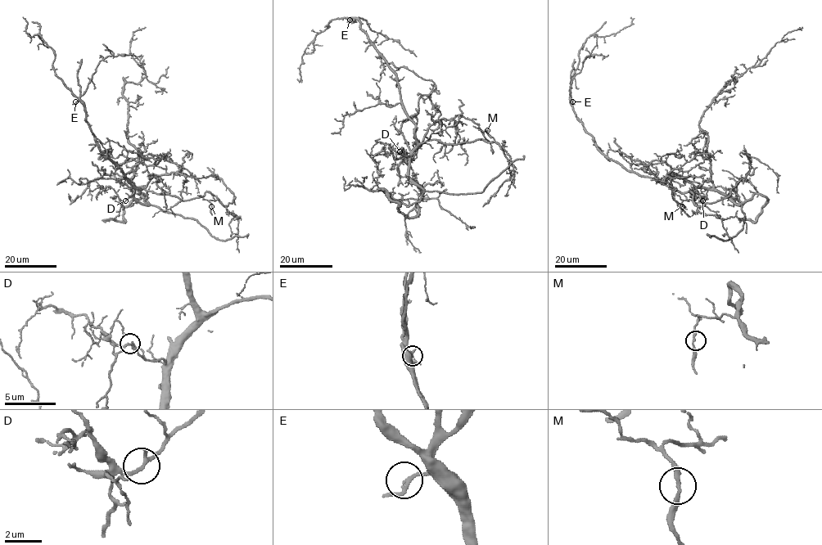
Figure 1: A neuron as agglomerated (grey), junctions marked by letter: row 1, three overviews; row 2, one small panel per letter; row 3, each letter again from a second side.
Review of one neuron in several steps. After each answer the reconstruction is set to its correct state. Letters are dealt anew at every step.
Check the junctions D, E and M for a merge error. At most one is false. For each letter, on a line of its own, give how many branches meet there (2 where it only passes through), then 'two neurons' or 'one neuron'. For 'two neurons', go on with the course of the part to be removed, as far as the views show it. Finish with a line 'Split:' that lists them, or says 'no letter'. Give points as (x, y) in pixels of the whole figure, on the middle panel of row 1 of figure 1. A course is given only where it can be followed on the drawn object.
D: 2 | one neuron
E: 2 | one neuron
M: 2 | one neuron
Split: no letter

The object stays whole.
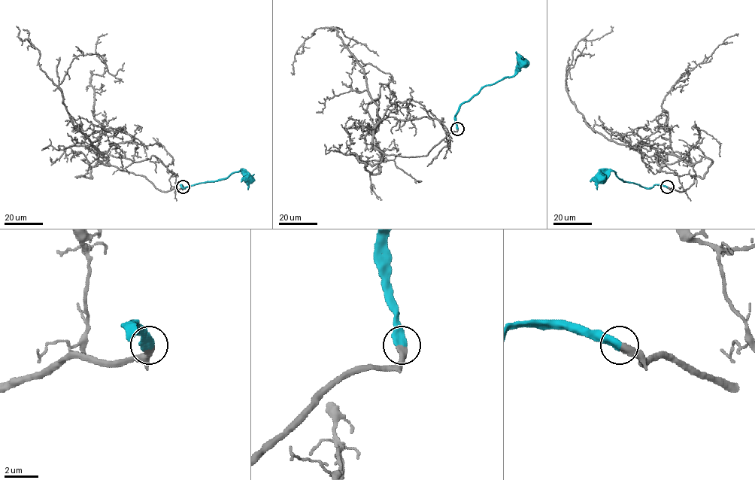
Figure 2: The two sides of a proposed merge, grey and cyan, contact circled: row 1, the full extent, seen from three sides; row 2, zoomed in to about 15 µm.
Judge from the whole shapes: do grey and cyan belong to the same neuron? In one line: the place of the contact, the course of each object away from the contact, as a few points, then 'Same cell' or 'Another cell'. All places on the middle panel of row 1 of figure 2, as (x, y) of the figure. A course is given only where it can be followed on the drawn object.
Place: (457, 129). Course of grey: (457, 129), (426, 155), (383, 154), (373, 144), (377, 107), (363, 69), (334, 28), (307, 38), (290, 72). Course of cyan: (457, 129), (456, 116), (459, 106), (486, 86), (513, 76), (526, 65), (523, 62). Same cell

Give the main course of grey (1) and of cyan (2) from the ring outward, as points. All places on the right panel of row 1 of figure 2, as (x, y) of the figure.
1: (667, 187), (683, 191), (693, 166), (607, 140), (566, 89), (577, 44), (610, 25)
2: (667, 187), (654, 184), (644, 188), (624, 181), (614, 171), (601, 178)

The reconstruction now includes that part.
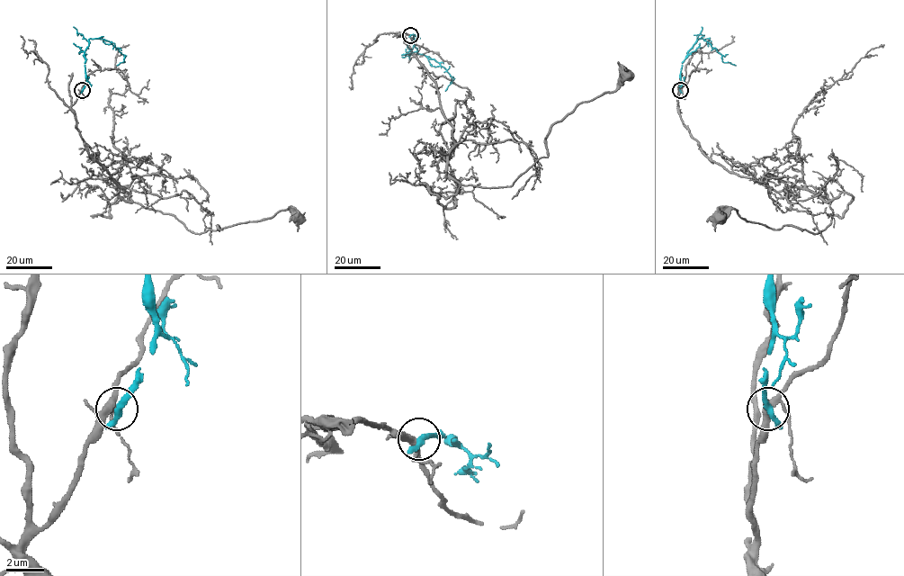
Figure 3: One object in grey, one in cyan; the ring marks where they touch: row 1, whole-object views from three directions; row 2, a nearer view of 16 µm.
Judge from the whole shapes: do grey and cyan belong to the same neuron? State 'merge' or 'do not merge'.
do not merge

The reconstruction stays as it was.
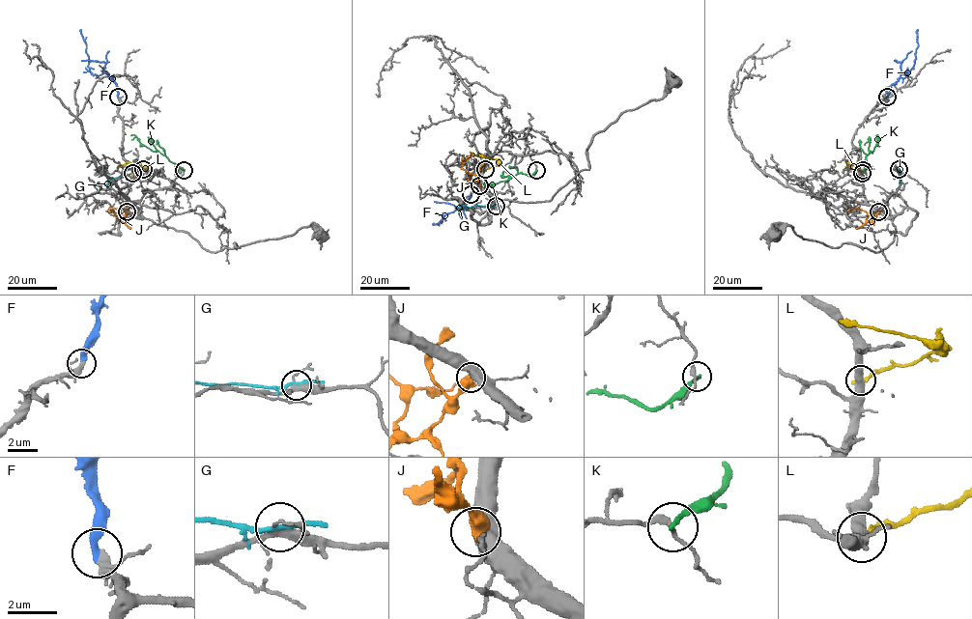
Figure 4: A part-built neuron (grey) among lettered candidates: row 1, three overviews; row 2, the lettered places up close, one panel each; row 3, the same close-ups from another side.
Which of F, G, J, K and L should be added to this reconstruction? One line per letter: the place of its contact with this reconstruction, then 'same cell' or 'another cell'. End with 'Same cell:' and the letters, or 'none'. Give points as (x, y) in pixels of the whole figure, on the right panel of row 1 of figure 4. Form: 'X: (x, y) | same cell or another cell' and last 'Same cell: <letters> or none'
F: (887, 97) | same cell
G: (899, 169) | another cell
J: (878, 211) | another cell
K: (863, 170) | another cell
L: (862, 173) | another cell
Same cell: F

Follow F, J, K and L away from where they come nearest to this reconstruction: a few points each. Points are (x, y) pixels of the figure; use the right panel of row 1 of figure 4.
F: (887, 97), (890, 87), (901, 72), (906, 74), (912, 68), (917, 29)
J: (878, 211), (869, 221), (868, 213), (860, 209), (851, 208), (849, 211)
K: (863, 170), (869, 165), (866, 156), (876, 145), (875, 135)
L: (862, 174), (849, 164), (843, 168)

